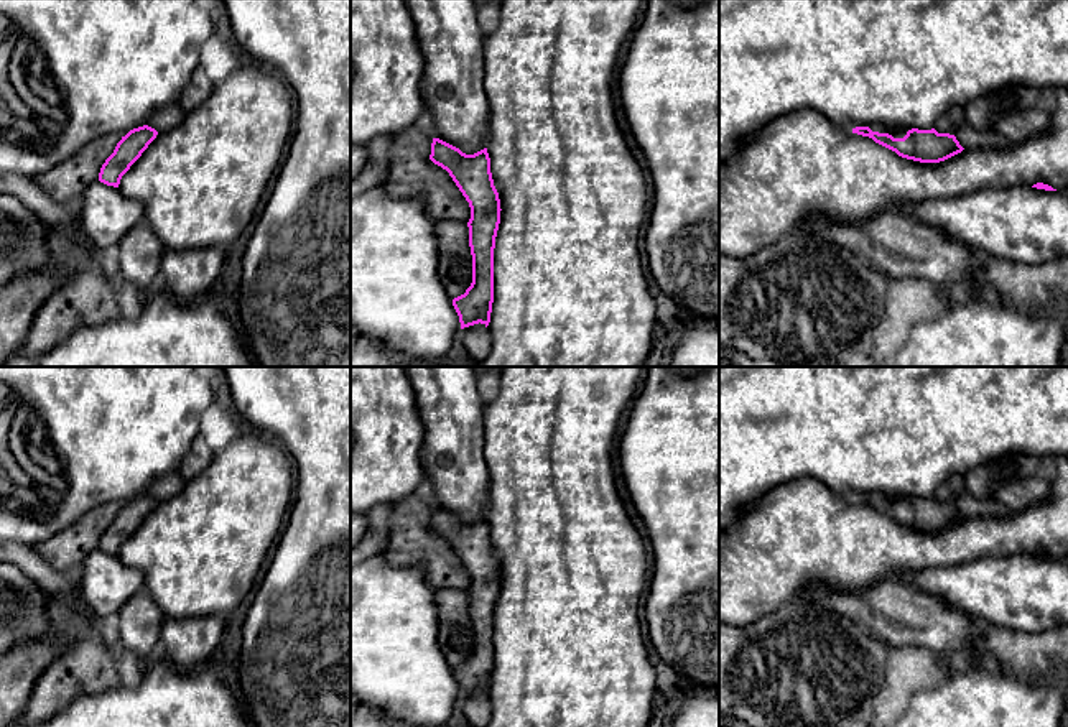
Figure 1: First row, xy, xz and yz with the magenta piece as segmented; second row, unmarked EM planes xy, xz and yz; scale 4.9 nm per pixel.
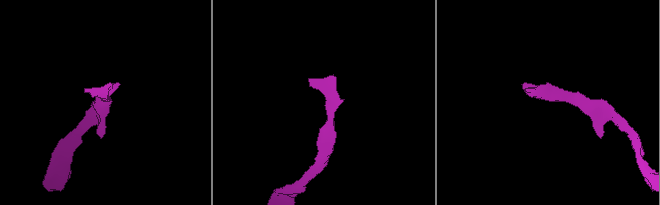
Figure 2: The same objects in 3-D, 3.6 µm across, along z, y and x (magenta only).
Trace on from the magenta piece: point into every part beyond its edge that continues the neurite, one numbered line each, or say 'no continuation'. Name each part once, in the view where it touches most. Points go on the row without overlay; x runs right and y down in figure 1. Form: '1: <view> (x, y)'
1: yz (896, 500)

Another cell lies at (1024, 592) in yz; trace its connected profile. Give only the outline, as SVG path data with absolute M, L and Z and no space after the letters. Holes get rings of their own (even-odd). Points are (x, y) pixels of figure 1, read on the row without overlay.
M1032 554L977 558L948 567L907 572L899 581L953 604L984 625L1040 633L1068 625L1068 561Z

